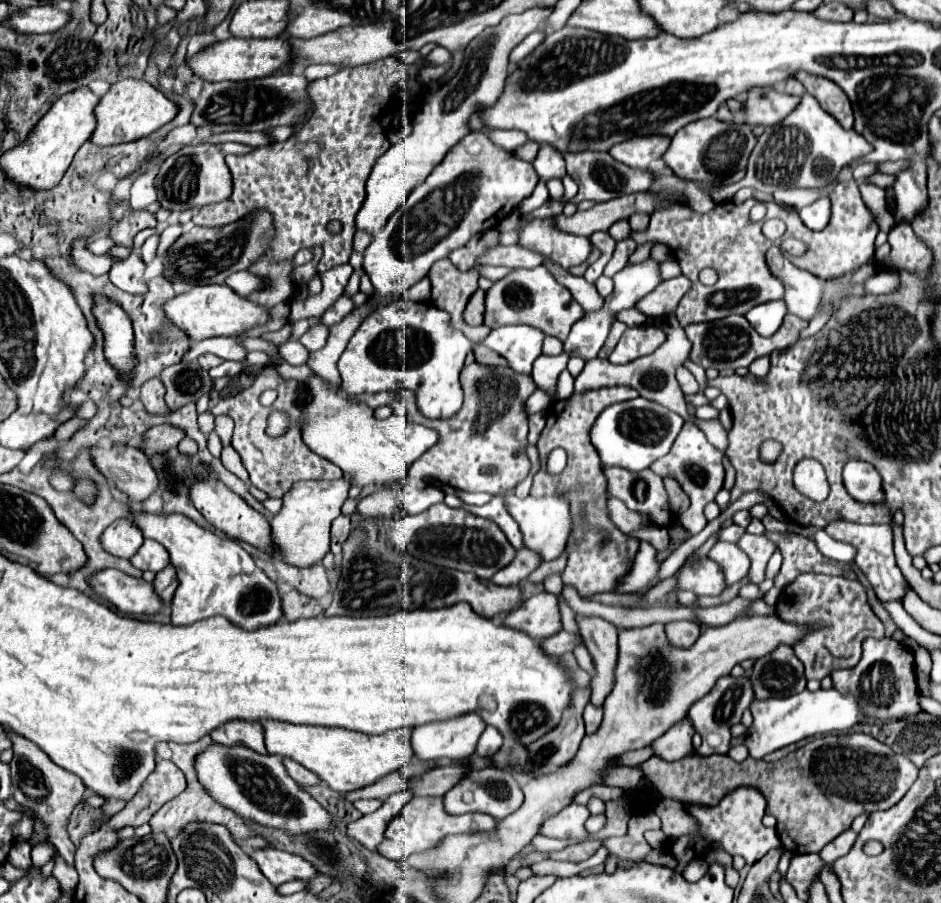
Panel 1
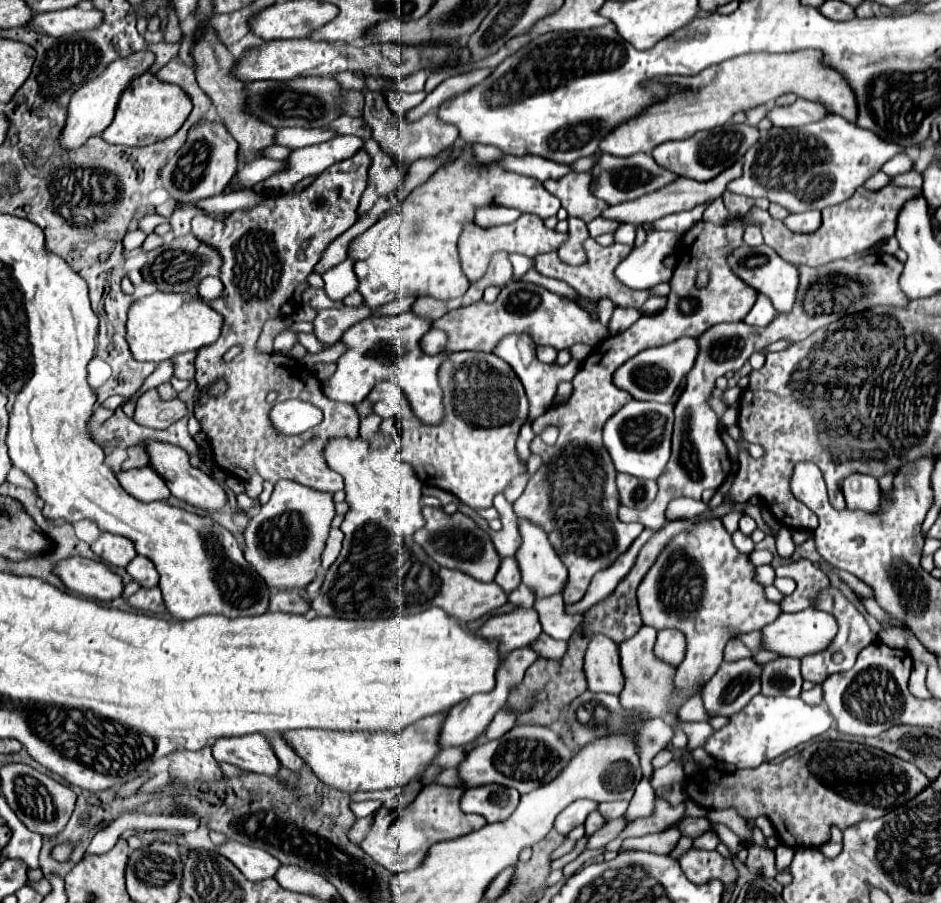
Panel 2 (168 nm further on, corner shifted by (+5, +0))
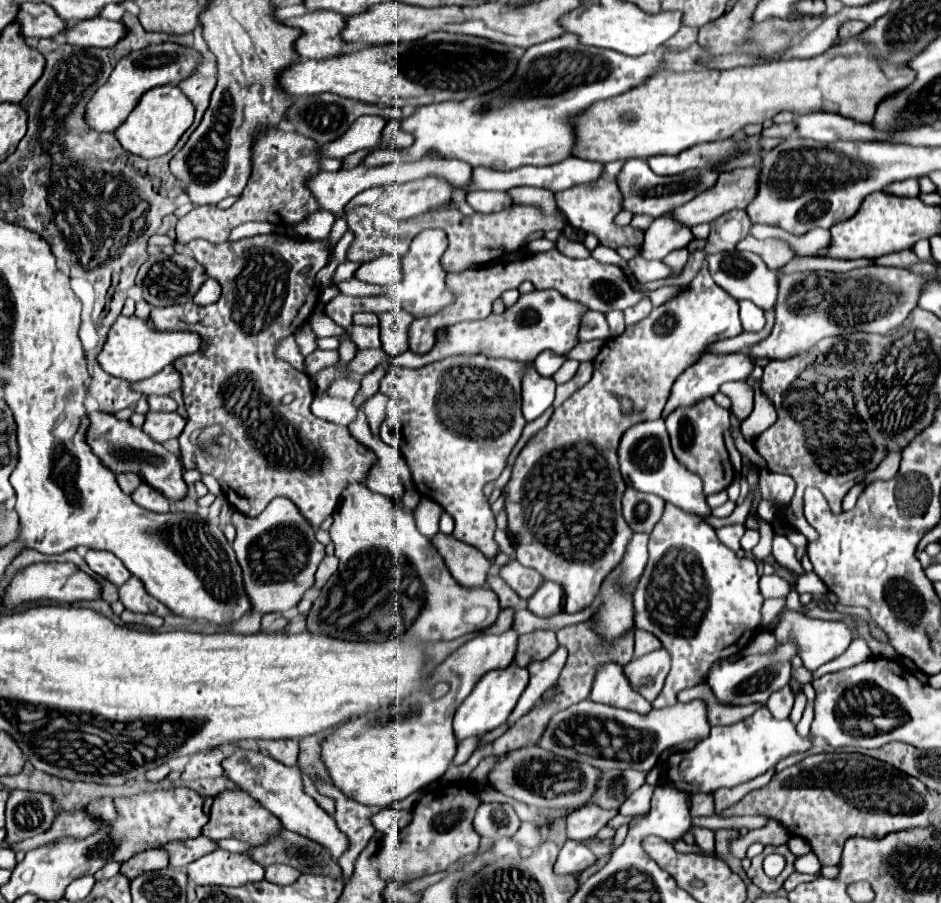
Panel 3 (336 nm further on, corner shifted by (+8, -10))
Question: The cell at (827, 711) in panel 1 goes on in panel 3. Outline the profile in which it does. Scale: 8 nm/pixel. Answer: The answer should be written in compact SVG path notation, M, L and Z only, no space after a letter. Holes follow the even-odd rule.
M760 706L752 716L740 720L732 726L712 728L710 736L698 742L688 752L676 752L668 758L668 766L662 766L662 784L674 786L688 794L694 792L714 792L720 786L732 788L742 782L748 782L770 768L774 768L780 760L810 750L814 744L814 736L800 736L796 732L796 724L790 718L776 720L766 706Z

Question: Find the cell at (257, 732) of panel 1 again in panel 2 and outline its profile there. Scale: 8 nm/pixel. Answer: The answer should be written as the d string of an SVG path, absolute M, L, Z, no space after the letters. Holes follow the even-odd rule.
M263 734L217 740L213 744L213 756L217 762L233 764L243 772L255 772L271 778L279 776L281 770L281 762Z

